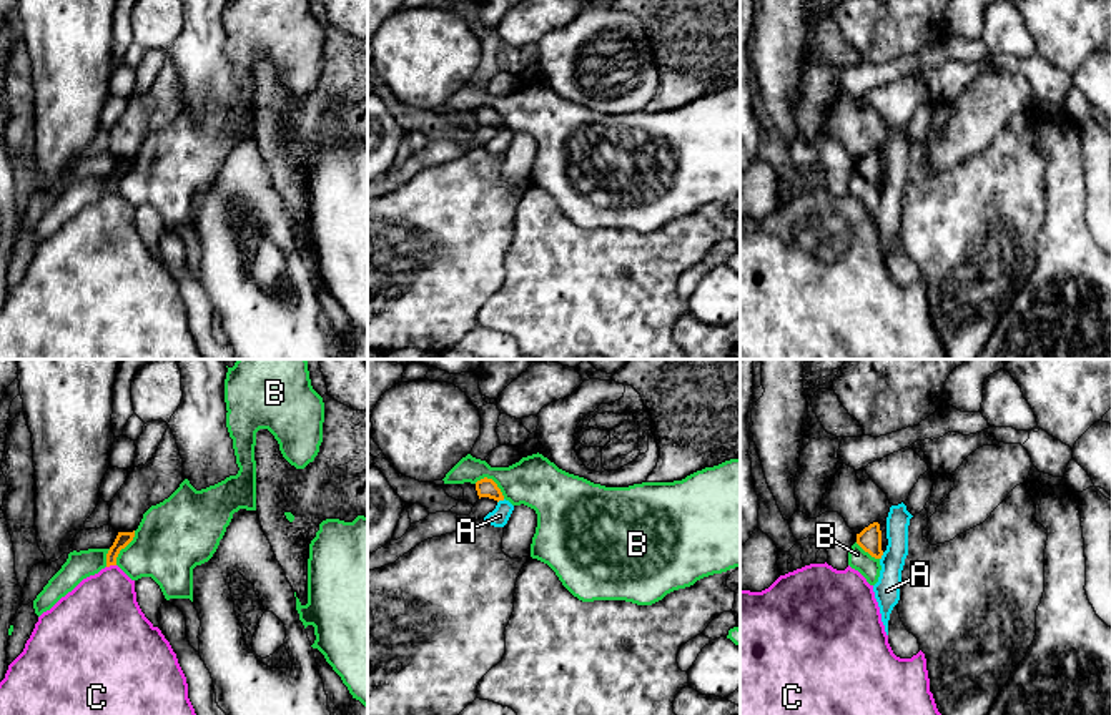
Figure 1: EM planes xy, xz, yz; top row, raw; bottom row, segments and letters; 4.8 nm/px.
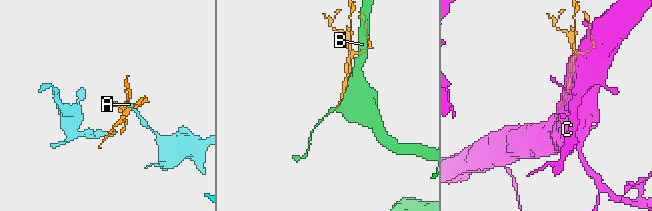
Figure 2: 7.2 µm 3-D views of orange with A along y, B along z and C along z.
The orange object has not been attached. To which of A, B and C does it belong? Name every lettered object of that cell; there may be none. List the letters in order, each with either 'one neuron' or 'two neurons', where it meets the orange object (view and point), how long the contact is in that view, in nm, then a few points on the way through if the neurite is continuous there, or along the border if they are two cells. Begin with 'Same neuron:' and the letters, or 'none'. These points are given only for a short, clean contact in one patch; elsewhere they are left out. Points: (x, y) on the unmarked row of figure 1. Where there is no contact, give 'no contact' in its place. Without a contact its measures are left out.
Same neuron: C
A: two neurons; contact xz (501, 127); length 40 nm; border xz (504, 127), (498, 130)
B: two neurons; contact xy (123, 175); length 190 nm
C: one neuron; contact xy (110, 192); length 50 nm; way xy (123, 167), (113, 178), (110, 192), (110, 221), (100, 241)

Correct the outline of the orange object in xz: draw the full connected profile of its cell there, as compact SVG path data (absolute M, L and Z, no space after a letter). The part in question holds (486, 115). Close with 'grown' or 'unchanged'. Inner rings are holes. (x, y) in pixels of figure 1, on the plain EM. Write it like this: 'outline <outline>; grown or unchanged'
outline M484 105L484 106L477 108L476 118L477 118L479 126L489 125L489 126L494 126L497 130L504 128L501 116L497 115L497 111L492 106Z; unchanged

